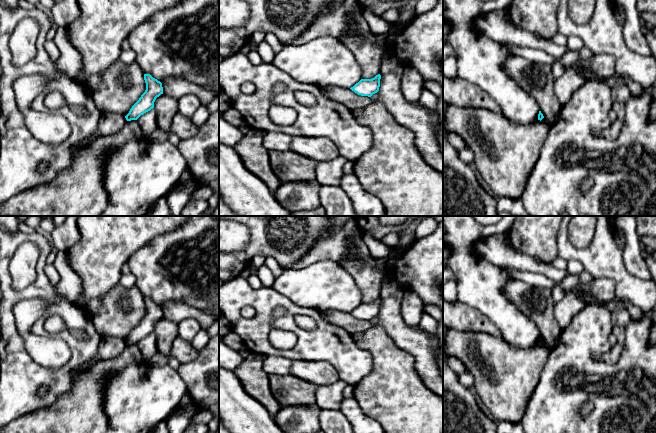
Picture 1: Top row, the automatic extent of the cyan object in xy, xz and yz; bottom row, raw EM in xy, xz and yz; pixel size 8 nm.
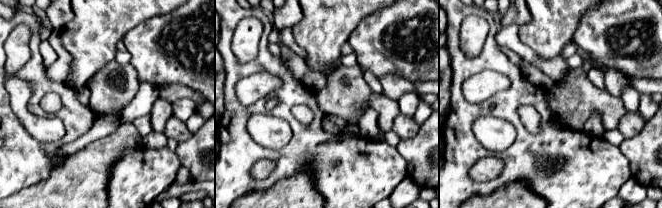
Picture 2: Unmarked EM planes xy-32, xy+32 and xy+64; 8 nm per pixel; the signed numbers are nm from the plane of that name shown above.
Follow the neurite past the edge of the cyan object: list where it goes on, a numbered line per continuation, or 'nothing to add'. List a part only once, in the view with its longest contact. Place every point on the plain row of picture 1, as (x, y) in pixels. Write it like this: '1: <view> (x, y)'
nothing to add

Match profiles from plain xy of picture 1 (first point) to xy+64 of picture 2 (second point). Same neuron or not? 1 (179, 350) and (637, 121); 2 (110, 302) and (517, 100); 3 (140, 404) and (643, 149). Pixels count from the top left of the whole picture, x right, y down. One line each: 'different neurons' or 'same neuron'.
1: same neuron
2: different neurons
3: different neurons

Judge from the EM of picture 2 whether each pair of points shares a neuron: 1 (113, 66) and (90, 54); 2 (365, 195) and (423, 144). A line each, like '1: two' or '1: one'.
1: two
2: two

